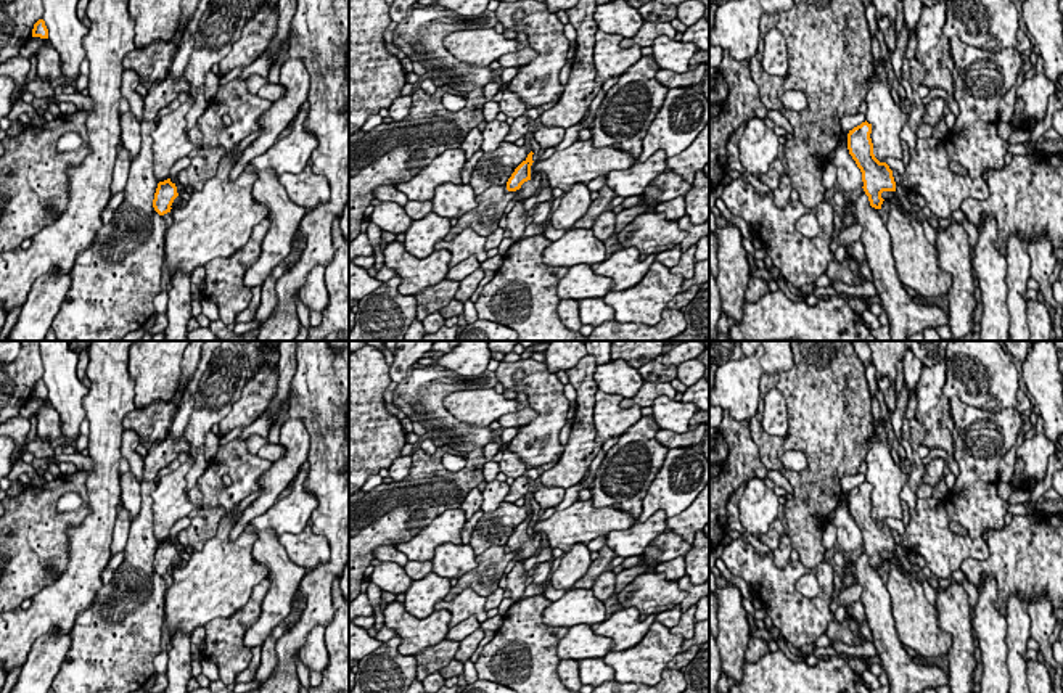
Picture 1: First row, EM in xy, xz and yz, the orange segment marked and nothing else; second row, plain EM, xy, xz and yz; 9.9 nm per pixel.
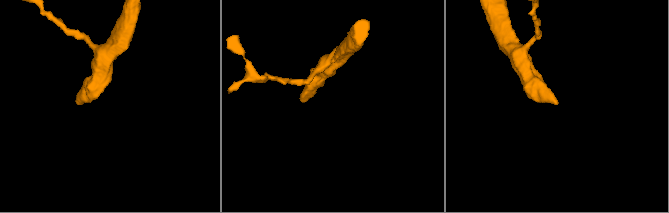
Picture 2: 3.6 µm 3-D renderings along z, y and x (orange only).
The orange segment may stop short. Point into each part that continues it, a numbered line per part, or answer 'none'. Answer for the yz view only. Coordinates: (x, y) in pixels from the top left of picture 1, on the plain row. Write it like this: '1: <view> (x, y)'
none

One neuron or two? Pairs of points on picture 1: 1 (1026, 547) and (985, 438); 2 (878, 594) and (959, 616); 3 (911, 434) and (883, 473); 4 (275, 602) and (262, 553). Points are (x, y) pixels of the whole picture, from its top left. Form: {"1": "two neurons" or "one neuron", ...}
{"1": "two neurons", "2": "two neurons", "3": "two neurons", "4": "one neuron"}

